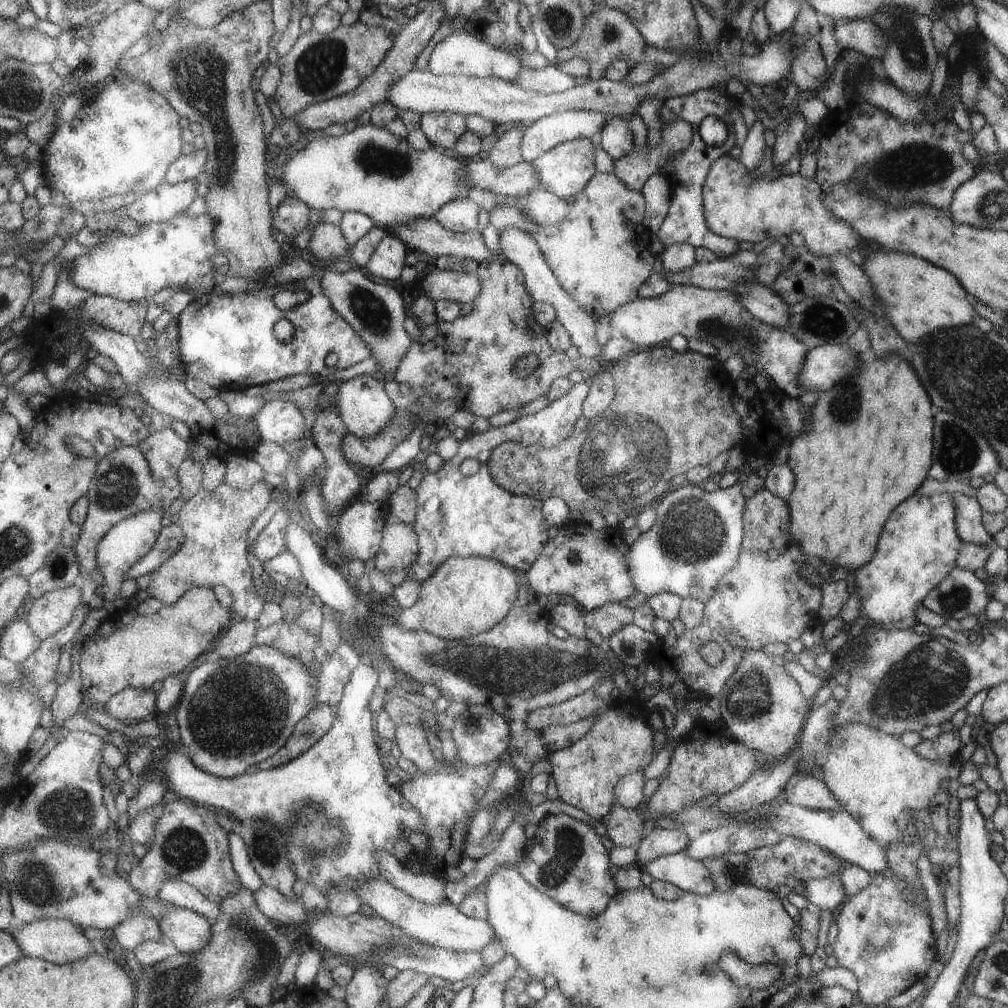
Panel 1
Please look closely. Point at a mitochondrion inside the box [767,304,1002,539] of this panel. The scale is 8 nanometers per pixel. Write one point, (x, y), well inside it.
(959, 450)

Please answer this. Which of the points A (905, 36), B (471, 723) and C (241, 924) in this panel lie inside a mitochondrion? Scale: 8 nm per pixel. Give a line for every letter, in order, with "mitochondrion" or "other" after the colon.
A: mitochondrion
B: mitochondrion
C: mitochondrion

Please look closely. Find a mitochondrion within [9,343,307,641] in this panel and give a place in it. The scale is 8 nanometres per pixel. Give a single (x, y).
(118, 489)

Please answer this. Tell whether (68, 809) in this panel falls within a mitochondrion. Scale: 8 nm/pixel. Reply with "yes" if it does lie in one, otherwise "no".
yes

